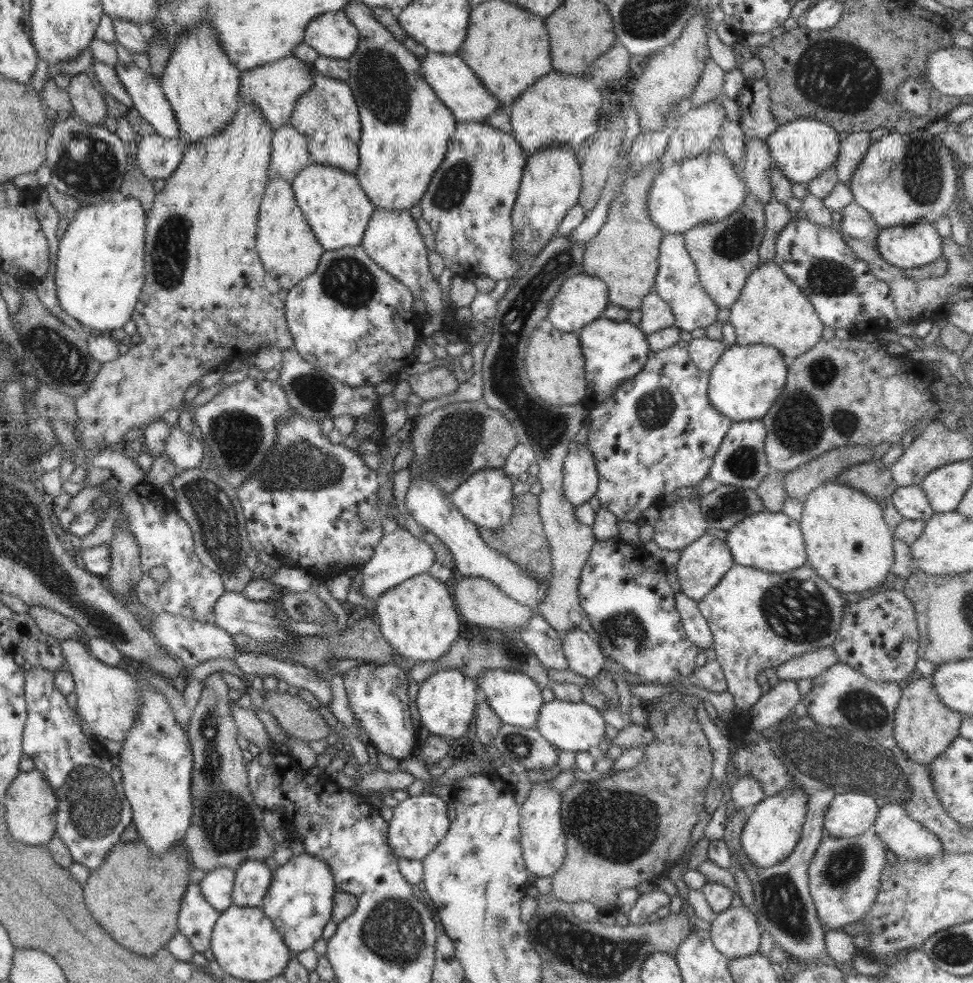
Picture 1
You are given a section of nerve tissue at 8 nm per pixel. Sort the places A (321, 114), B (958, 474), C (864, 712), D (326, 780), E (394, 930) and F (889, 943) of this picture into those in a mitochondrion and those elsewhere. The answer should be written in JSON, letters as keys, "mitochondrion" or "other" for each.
{"A":"mitochondrion","B":"other","C":"mitochondrion","D":"other","E":"mitochondrion","F":"other"}

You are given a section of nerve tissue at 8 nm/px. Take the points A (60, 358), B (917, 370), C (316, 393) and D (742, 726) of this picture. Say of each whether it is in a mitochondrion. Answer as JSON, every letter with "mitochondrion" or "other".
{"A":"mitochondrion","B":"other","C":"mitochondrion","D":"other"}

